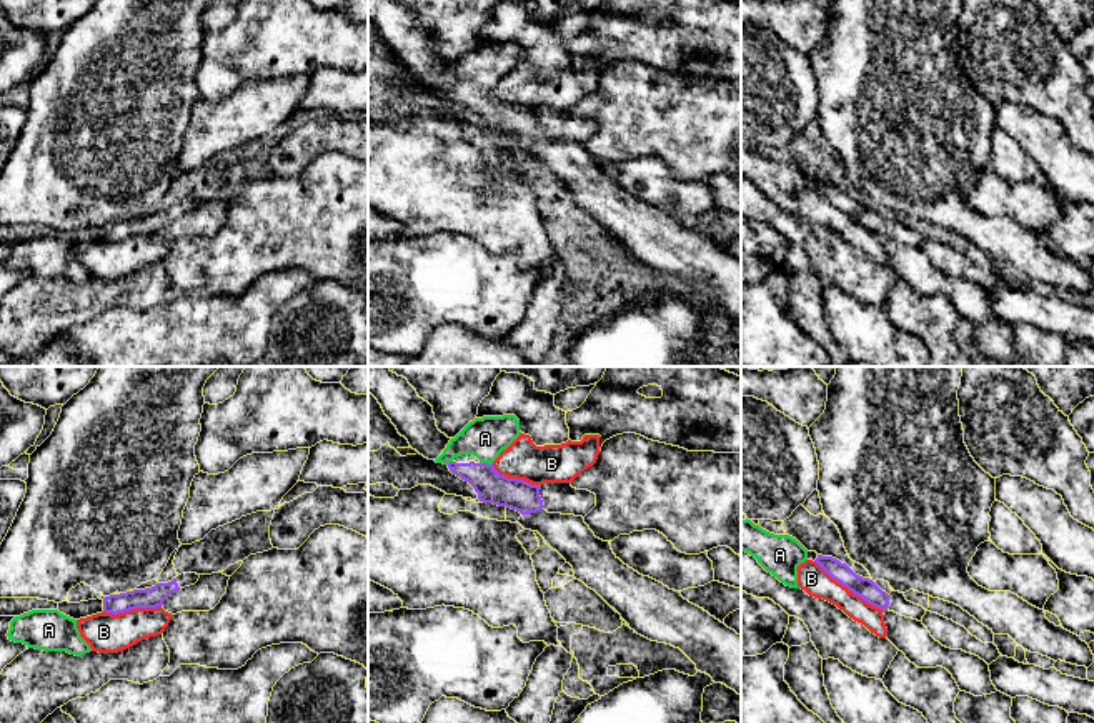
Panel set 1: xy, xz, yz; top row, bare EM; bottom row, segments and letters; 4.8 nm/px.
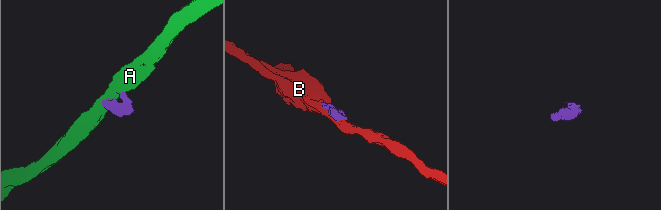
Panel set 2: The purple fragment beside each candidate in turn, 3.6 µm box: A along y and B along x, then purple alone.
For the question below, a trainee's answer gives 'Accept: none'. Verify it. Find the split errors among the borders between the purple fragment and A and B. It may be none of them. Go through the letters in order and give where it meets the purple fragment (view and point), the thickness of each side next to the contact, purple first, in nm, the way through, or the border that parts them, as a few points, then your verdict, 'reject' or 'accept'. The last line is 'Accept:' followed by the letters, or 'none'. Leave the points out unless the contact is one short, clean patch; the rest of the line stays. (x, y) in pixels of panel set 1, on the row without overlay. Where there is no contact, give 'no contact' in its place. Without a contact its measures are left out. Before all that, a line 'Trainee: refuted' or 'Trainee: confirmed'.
Trainee: confirmed
A: meets purple in xz at (487, 90); 150 nm thick on the purple side, 200 nm on the other; reject
B: meets purple in yz at (850, 217); 100 nm thick on the purple side, 140 nm on the other; reject
Accept: none

